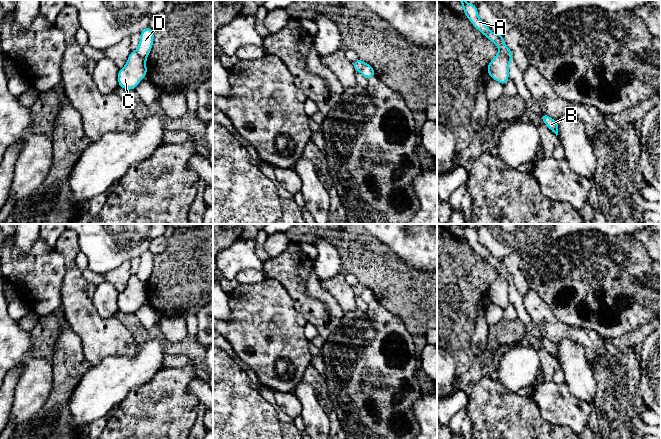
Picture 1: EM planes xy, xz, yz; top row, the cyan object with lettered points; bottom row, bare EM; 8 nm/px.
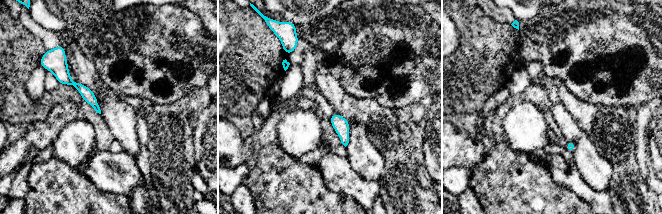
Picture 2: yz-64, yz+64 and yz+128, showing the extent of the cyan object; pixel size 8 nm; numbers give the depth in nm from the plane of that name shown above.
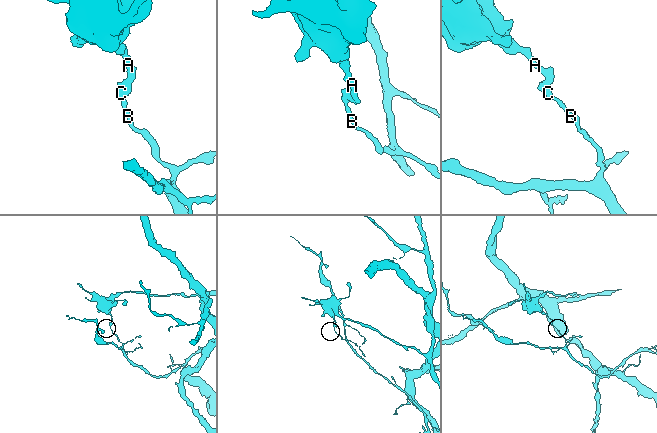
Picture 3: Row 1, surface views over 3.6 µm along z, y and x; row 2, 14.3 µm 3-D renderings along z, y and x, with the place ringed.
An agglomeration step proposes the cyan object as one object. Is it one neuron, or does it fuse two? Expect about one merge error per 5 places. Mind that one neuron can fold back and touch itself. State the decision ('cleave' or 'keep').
cleave

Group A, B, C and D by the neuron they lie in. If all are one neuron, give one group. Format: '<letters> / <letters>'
A D / B C

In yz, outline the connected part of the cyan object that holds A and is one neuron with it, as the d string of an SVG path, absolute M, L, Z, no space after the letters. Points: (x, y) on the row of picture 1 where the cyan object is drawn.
M458 0L463 7L464 14L470 20L471 24L479 30L484 36L486 36L490 41L497 45L500 52L505 53L509 60L513 60L513 53L504 43L504 34L493 33L479 18L477 5L467 3L465 0Z

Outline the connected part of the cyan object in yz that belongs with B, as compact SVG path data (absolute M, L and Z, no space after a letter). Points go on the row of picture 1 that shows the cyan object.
M541 114L539 116L541 118L541 120L546 124L546 126L556 134L556 136L558 135L558 124L557 121L551 117L549 117L546 114Z

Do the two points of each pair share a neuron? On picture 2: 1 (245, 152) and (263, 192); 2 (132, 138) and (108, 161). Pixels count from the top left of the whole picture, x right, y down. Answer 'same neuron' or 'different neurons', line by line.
1: different neurons
2: different neurons

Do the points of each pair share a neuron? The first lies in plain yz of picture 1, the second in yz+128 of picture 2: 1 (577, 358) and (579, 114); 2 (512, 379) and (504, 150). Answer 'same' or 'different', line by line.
1: different
2: different

